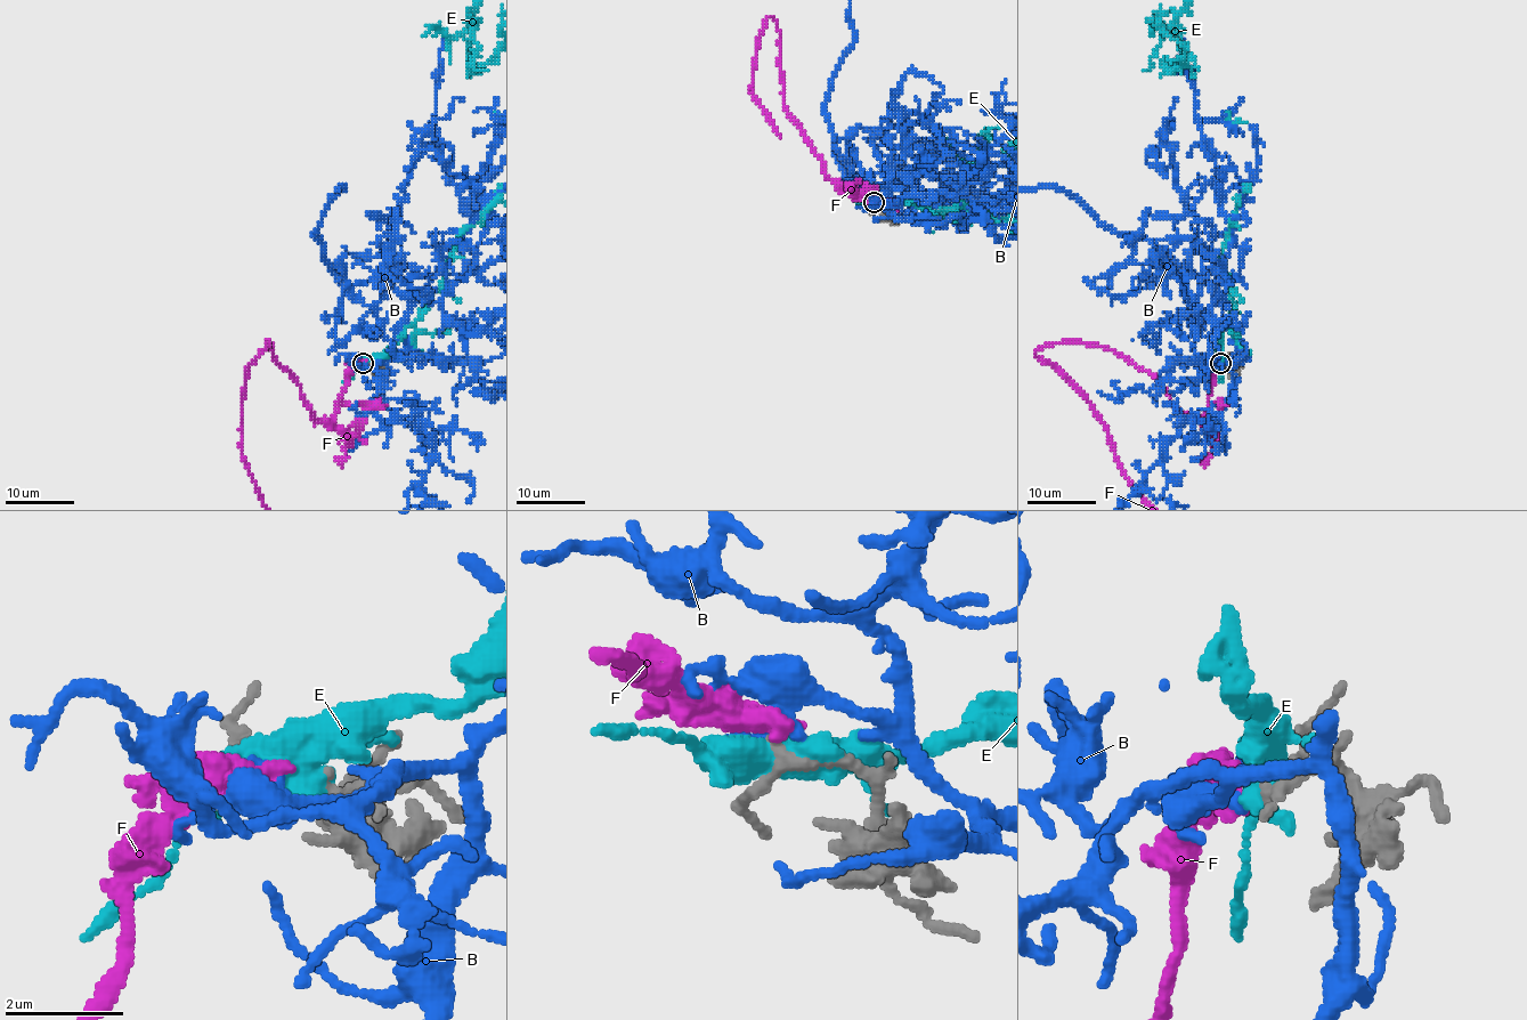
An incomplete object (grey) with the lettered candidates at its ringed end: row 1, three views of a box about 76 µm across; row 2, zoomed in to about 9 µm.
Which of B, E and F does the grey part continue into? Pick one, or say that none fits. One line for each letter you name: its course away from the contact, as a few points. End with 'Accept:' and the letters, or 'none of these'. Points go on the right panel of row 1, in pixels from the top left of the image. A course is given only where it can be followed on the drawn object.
Accept: none of these

